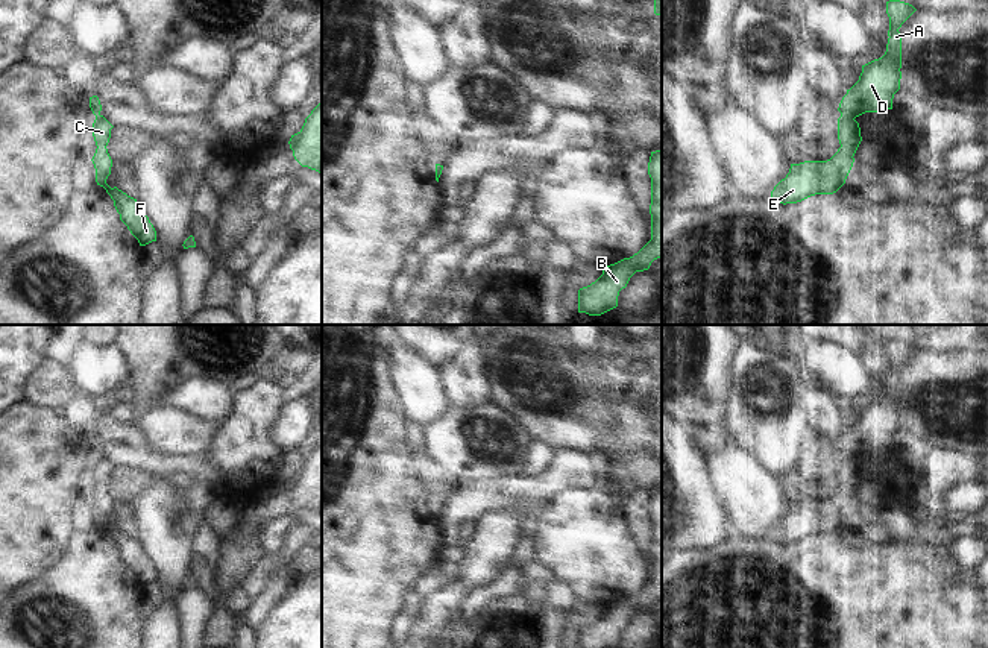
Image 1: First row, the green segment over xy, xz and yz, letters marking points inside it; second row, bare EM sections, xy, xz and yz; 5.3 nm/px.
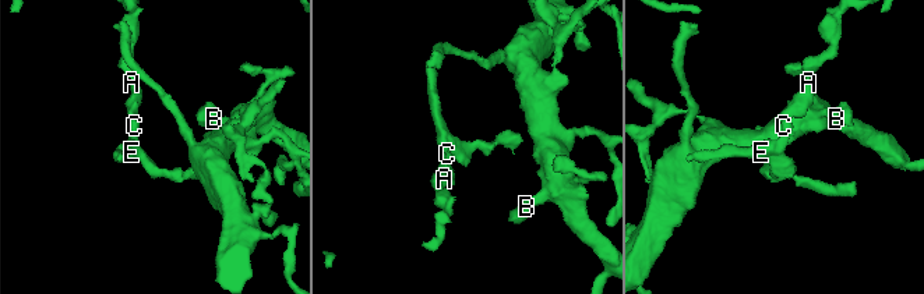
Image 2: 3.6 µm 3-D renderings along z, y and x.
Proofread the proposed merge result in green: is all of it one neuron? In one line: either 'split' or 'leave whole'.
split

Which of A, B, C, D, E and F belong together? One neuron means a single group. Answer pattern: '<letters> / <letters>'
A B D / C E F

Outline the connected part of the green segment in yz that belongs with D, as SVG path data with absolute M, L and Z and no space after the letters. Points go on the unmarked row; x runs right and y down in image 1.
M900 340L886 341L889 357L888 384L882 398L862 405L859 420L847 429L838 451L841 455L859 457L865 452L892 449L894 434L901 419L901 375L898 369L917 349Z

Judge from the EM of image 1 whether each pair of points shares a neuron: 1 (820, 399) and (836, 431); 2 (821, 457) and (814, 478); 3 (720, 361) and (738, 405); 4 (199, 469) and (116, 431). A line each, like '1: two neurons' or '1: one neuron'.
1: one neuron
2: one neuron
3: two neurons
4: one neuron

